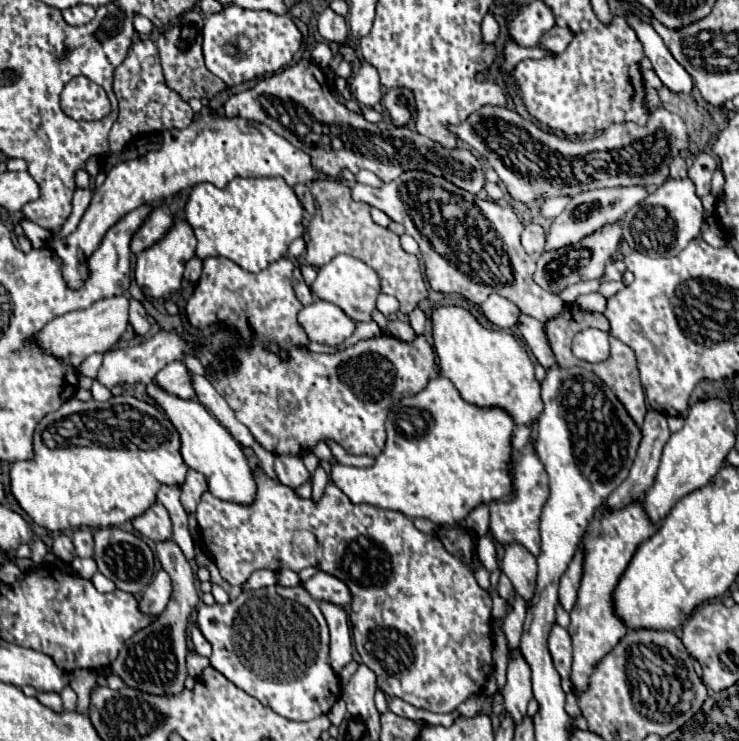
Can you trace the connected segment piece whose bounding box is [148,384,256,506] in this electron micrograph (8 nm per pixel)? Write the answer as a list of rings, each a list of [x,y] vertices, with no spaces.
[[[156,384],[148,386],[148,394],[158,402],[158,406],[166,412],[170,422],[180,432],[182,458],[188,468],[200,472],[206,478],[208,492],[220,500],[228,500],[244,506],[252,504],[256,500],[256,480],[242,448],[230,436],[230,432],[198,400],[182,400],[178,396],[164,392]]]

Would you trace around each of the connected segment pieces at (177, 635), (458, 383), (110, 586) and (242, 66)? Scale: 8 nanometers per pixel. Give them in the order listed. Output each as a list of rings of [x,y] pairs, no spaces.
[[[158,542],[156,544],[158,560],[168,572],[172,580],[172,598],[162,614],[152,620],[146,628],[136,632],[130,640],[124,642],[124,648],[120,650],[118,658],[104,670],[102,674],[116,674],[122,678],[122,682],[130,688],[154,694],[154,696],[176,696],[184,690],[184,680],[188,676],[186,670],[186,656],[190,652],[188,648],[188,624],[190,624],[190,614],[196,608],[200,596],[194,586],[194,570],[190,562],[184,558],[182,550],[176,546],[176,542]]]
[[[438,306],[432,316],[432,338],[440,358],[440,374],[446,376],[460,396],[476,406],[500,406],[512,414],[516,424],[532,424],[544,410],[540,384],[534,378],[534,364],[528,350],[508,332],[484,328],[462,306]]]
[[[96,572],[94,576],[92,576],[92,584],[96,586],[96,590],[98,592],[112,592],[116,586],[114,586],[114,582],[112,580],[108,580],[104,574],[100,574],[100,572]]]
[[[224,6],[220,12],[206,16],[202,34],[206,68],[224,80],[228,88],[286,68],[302,44],[302,34],[288,14],[278,16],[272,12],[244,10],[238,6]]]

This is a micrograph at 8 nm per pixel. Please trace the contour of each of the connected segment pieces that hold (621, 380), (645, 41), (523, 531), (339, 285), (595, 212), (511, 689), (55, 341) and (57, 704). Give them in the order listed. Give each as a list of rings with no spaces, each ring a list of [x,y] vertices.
[[[612,338],[610,340],[612,354],[606,362],[598,366],[590,366],[592,372],[606,382],[606,386],[618,396],[618,400],[626,406],[628,414],[642,424],[640,416],[640,404],[644,402],[644,390],[630,390],[630,382],[640,382],[638,378],[638,366],[636,366],[636,356],[632,348],[628,348],[624,342]]]
[[[628,14],[626,16],[628,24],[636,30],[642,46],[644,46],[644,54],[648,56],[648,60],[654,66],[654,72],[658,74],[658,78],[664,82],[664,86],[668,86],[672,92],[680,92],[680,94],[690,94],[694,88],[694,80],[692,76],[674,60],[674,56],[668,52],[668,48],[664,46],[662,38],[654,32],[654,28],[646,22],[642,22],[638,16]]]
[[[526,444],[524,450],[516,452],[514,458],[514,500],[510,502],[492,502],[490,508],[490,532],[492,538],[502,544],[522,544],[532,556],[540,554],[540,512],[548,498],[548,474],[544,472],[544,466],[540,458],[532,452],[532,446]]]
[[[340,254],[334,260],[330,260],[328,264],[318,268],[318,276],[316,280],[310,284],[310,290],[314,296],[318,296],[320,300],[332,302],[338,308],[344,310],[346,316],[350,316],[352,320],[362,320],[362,322],[370,322],[372,320],[372,310],[376,308],[376,298],[380,294],[380,278],[376,276],[376,272],[372,268],[368,268],[362,260],[356,260],[352,256]]]
[[[632,186],[632,188],[602,188],[602,190],[592,190],[592,192],[582,192],[570,200],[566,210],[554,218],[548,238],[546,238],[546,250],[556,250],[566,244],[576,244],[584,236],[590,236],[592,232],[598,232],[604,226],[616,224],[624,218],[628,208],[640,204],[648,196],[648,188],[644,186]]]
[[[514,654],[508,664],[508,682],[504,686],[504,706],[506,712],[512,716],[514,724],[522,724],[526,716],[526,706],[532,698],[532,682],[530,682],[530,668],[522,654]]]
[[[112,296],[112,298],[98,300],[90,308],[68,312],[64,316],[58,316],[56,320],[50,320],[40,332],[36,332],[34,340],[40,350],[78,368],[88,356],[96,352],[104,354],[106,350],[110,350],[120,340],[126,326],[128,326],[128,298]]]
[[[40,692],[40,694],[36,694],[36,698],[38,698],[44,706],[52,708],[54,712],[58,712],[58,714],[64,712],[64,708],[62,708],[62,700],[60,700],[58,694],[54,694],[54,692]]]

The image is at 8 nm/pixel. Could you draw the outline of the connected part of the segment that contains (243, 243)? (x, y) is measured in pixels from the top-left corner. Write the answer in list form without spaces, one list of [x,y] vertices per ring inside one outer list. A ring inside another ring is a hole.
[[[234,178],[226,188],[196,184],[184,212],[198,240],[196,256],[200,260],[224,256],[248,272],[260,272],[286,256],[290,242],[304,234],[304,208],[282,178]]]

